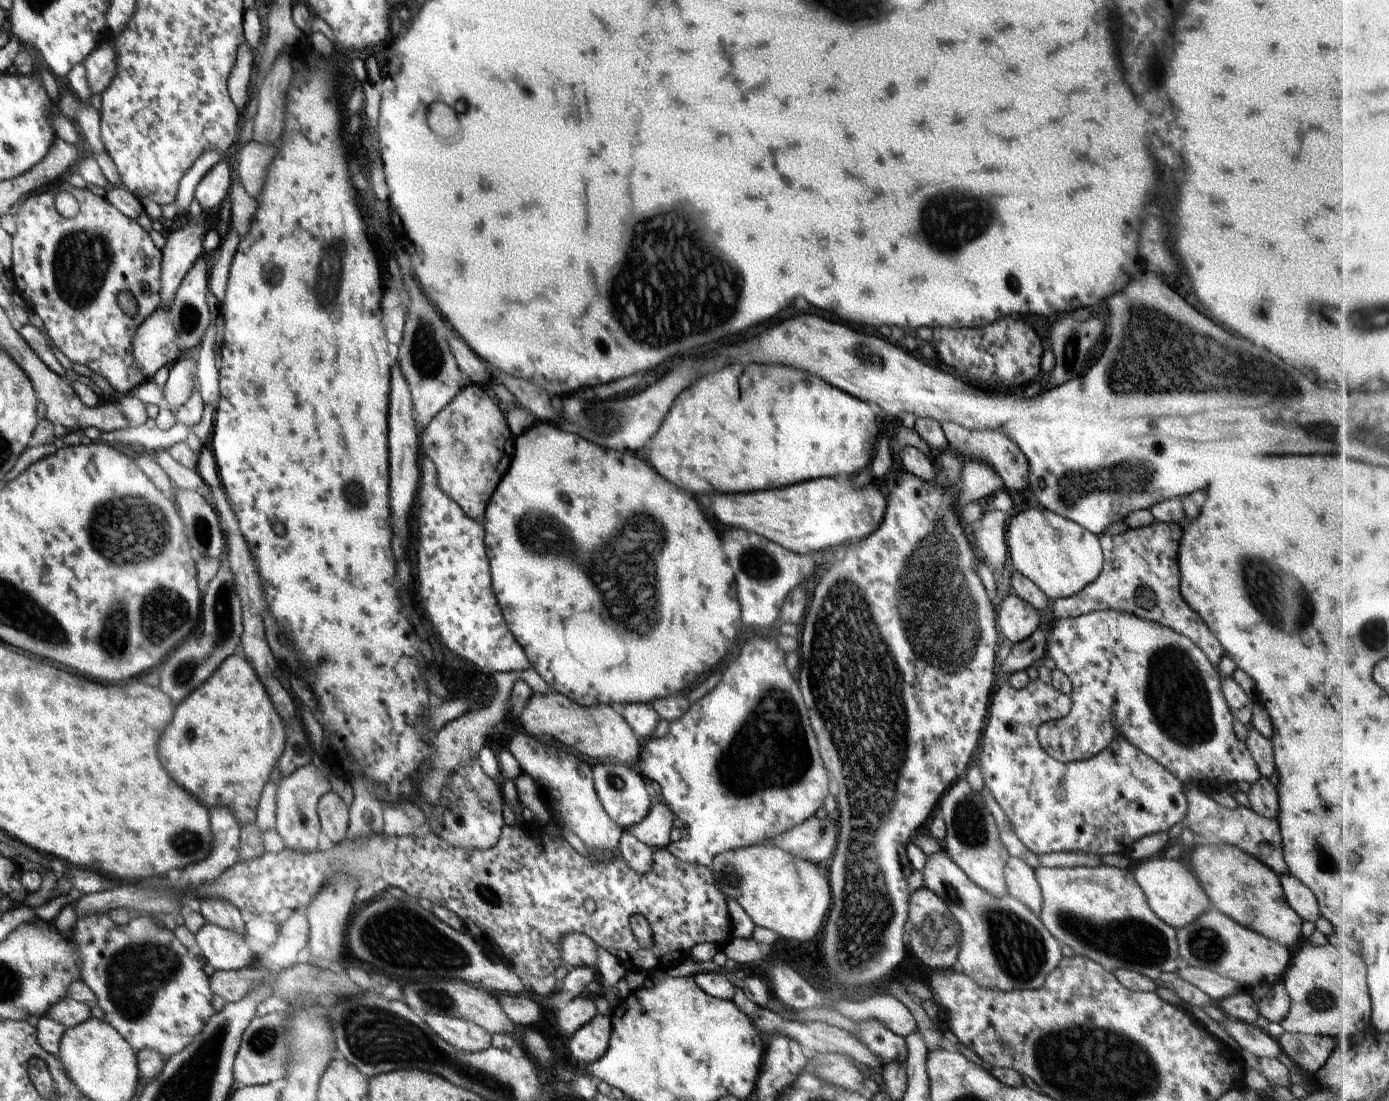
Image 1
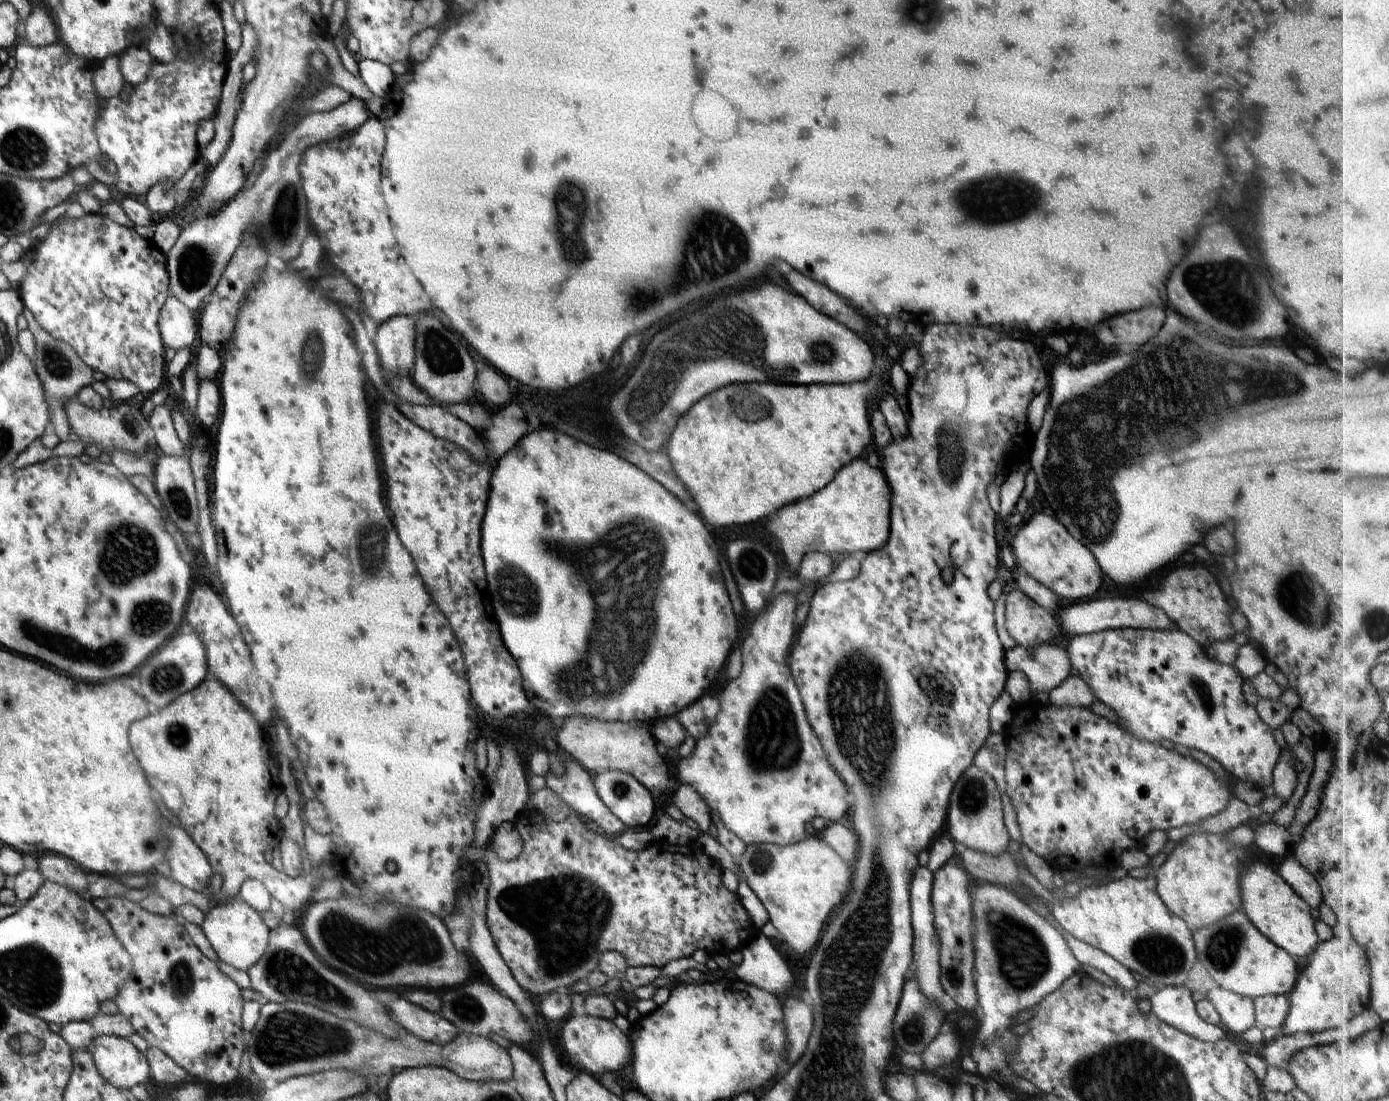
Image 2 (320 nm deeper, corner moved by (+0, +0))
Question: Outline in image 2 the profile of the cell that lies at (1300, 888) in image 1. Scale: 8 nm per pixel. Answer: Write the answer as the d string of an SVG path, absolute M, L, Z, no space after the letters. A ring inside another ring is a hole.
M1288 856L1278 874L1292 887L1292 890L1305 900L1316 914L1323 912L1323 896L1318 882L1309 870L1306 870L1294 856Z

